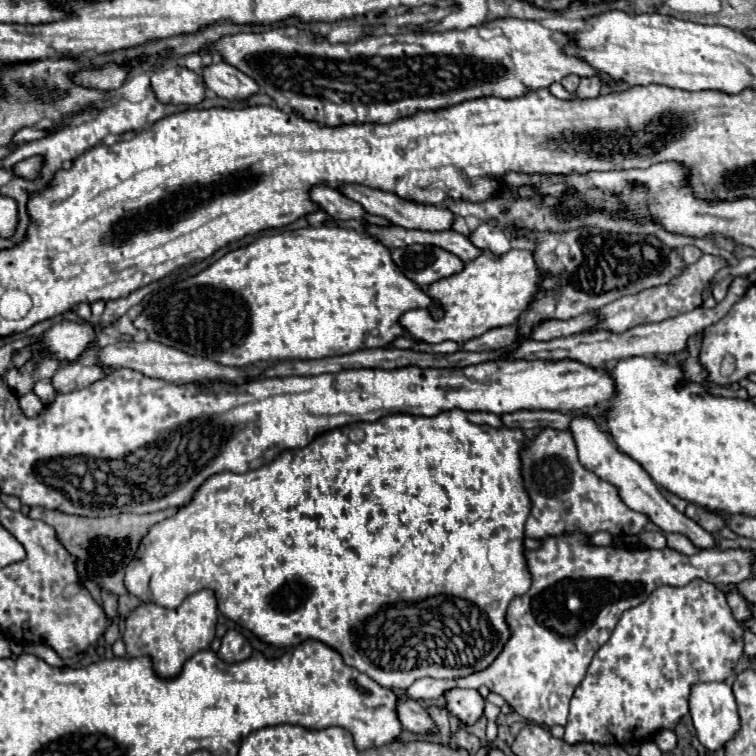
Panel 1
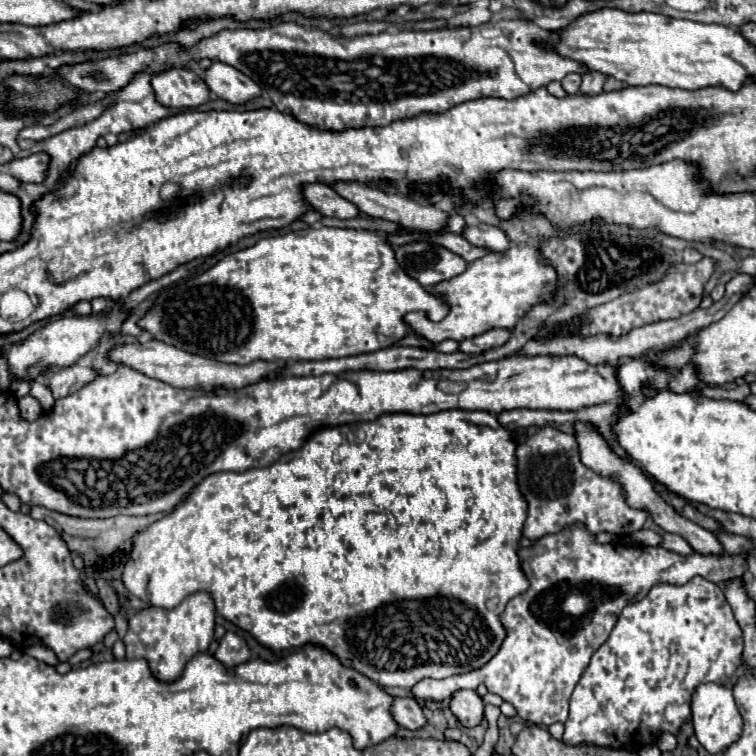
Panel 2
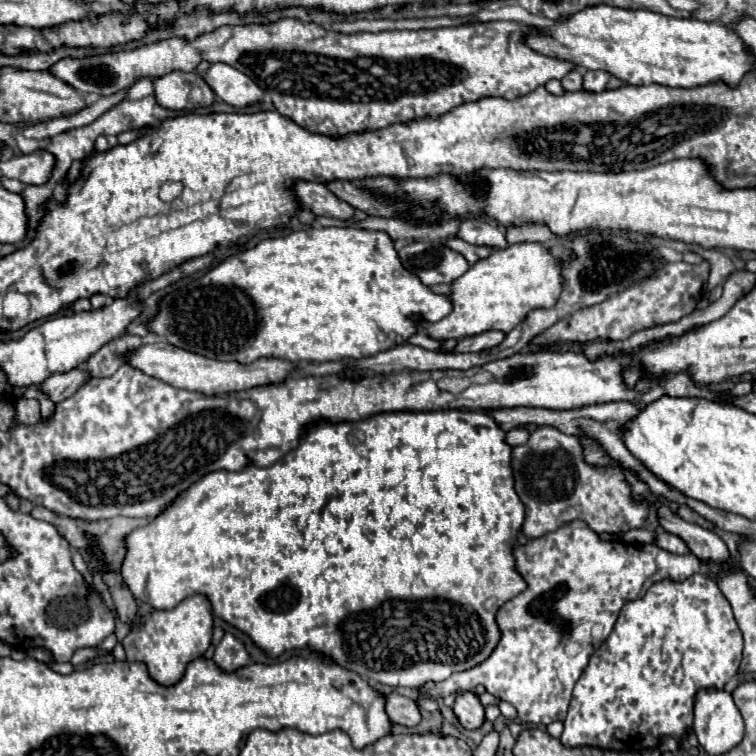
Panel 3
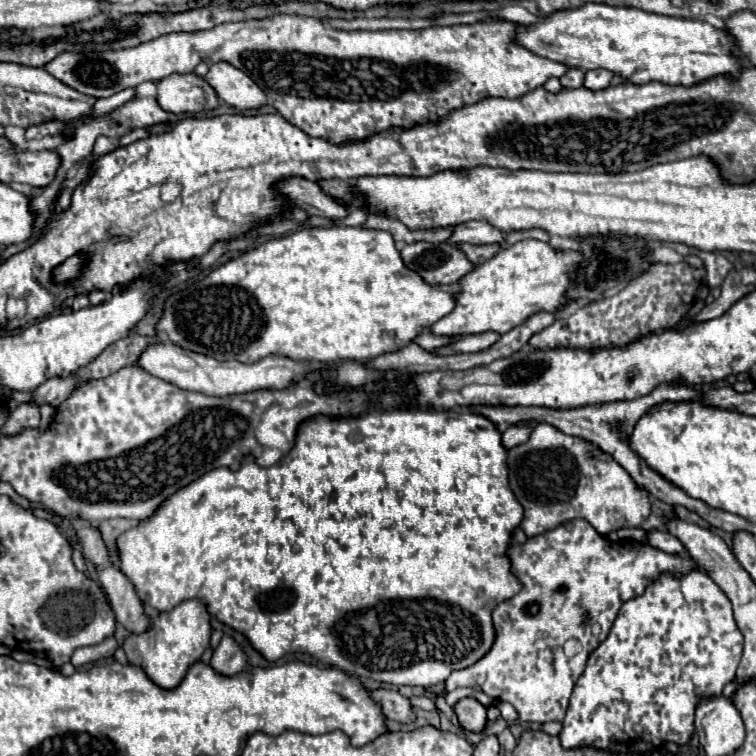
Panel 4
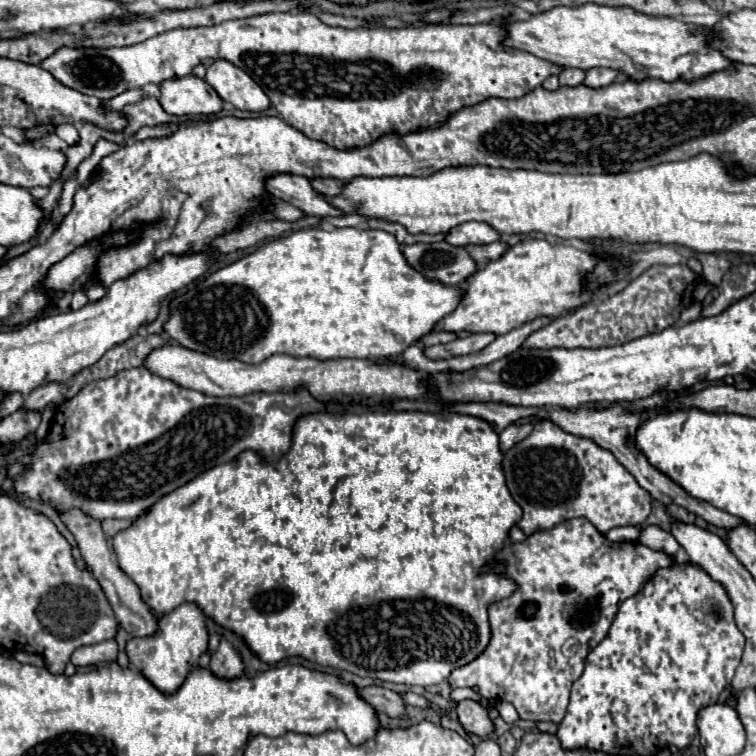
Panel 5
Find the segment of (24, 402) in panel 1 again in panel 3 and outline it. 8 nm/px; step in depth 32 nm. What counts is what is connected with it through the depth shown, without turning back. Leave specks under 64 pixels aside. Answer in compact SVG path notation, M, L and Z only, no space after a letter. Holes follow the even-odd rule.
M20 398L16 402L16 420L22 424L36 424L40 420L40 404L34 398Z

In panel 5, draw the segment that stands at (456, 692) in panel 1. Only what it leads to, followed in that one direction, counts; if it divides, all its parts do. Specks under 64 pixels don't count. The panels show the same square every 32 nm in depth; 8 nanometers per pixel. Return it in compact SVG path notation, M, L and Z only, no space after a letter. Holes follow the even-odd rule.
M462 700L456 704L456 714L466 732L486 738L492 732L492 720L488 718L488 710L476 700Z

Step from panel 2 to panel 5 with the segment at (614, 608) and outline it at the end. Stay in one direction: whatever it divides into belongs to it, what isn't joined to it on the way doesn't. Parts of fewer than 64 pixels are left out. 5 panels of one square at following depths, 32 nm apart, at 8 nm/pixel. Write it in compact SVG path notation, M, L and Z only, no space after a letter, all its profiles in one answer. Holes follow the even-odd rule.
M572 518L550 530L532 534L524 542L506 542L498 558L506 564L506 574L514 578L518 590L510 598L504 598L488 608L492 640L474 662L452 670L448 678L450 688L476 686L488 700L510 702L522 720L550 720L556 724L560 724L566 714L570 688L580 678L588 652L608 634L618 606L628 596L636 596L636 592L640 592L640 588L644 588L644 584L648 584L660 568L670 568L676 564L676 558L656 552L640 542L610 542L586 518ZM568 638L574 638L580 644L574 656L566 656L562 652Z

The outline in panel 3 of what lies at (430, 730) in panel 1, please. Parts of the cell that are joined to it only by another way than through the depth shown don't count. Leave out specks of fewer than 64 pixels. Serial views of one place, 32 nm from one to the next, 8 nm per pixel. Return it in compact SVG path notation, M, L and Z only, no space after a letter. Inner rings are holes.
M388 694L386 712L392 722L414 728L420 722L420 710L418 704L412 698L404 698L400 694Z

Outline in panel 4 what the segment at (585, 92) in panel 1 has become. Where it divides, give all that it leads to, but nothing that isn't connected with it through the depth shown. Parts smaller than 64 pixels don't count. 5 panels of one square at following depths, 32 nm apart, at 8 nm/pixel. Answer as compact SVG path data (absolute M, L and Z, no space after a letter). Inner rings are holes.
M588 70L586 72L586 78L584 78L584 88L588 88L588 90L604 90L608 84L610 84L610 80L612 80L612 72L608 72L608 70Z

